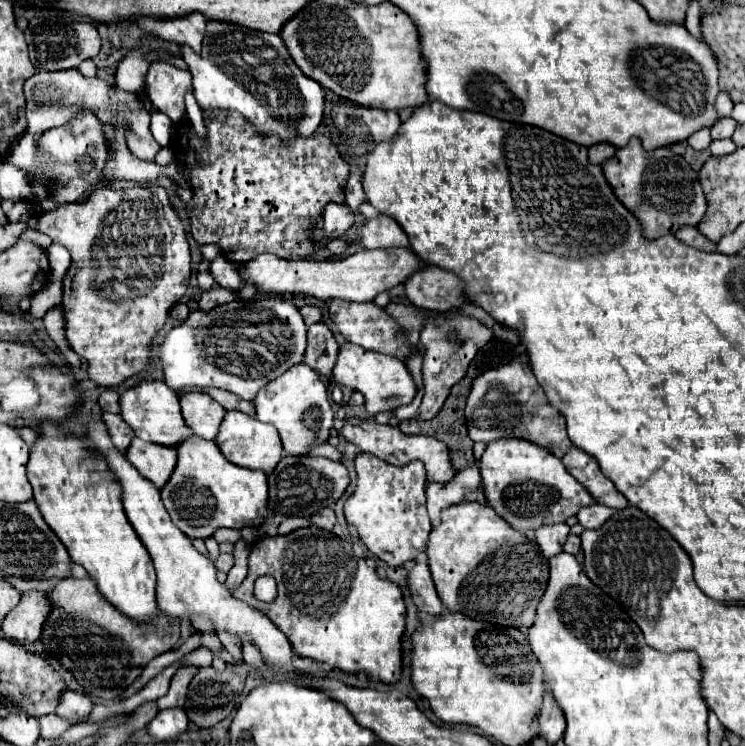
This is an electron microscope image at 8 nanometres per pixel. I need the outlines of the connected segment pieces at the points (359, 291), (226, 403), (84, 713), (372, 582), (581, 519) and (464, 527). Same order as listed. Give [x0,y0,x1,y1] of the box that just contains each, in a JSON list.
[[236,249,422,301],[206,389,254,415],[56,689,92,723],[234,525,406,683],[576,503,612,529],[428,501,548,629]]

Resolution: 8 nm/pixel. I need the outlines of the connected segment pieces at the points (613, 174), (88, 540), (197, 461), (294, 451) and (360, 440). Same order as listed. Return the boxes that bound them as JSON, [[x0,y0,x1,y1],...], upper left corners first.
[[602,139,708,239],[26,421,158,623],[162,435,268,537],[254,363,334,455],[340,419,454,483]]

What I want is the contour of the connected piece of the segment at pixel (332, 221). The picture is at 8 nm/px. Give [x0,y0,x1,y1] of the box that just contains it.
[322,203,354,239]

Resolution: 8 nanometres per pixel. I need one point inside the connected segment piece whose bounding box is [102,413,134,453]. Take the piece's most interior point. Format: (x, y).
(121, 434)

